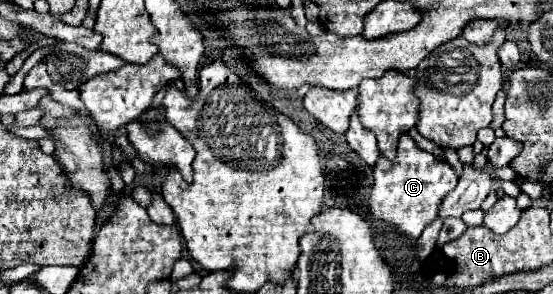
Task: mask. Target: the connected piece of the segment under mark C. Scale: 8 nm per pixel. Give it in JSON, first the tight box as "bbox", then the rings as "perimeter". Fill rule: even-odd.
{"bbox":[368,134,456,238],"perimeter":[[[402,134],[396,158],[390,162],[380,156],[374,166],[374,186],[368,204],[376,218],[382,218],[398,226],[404,234],[418,238],[426,224],[430,224],[438,216],[444,196],[456,188],[456,182],[456,170],[446,160],[424,152],[410,138],[410,134]]]}

